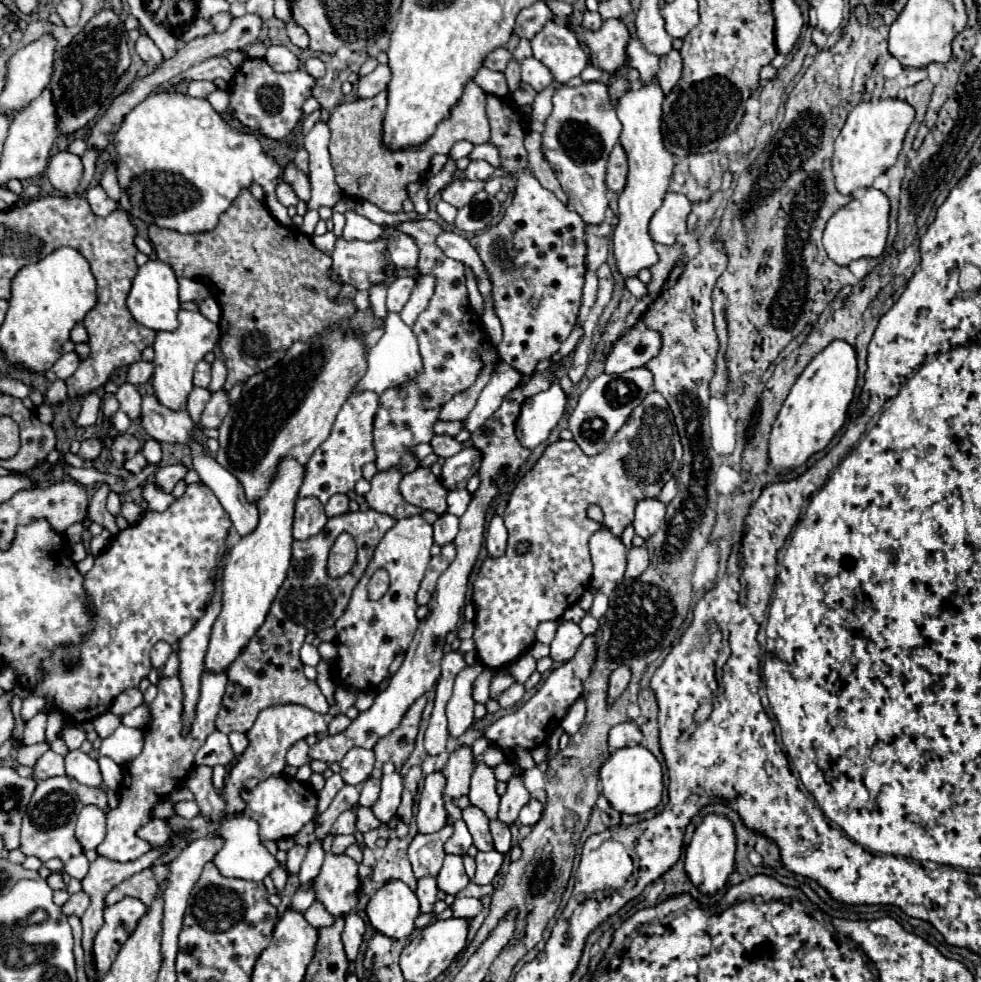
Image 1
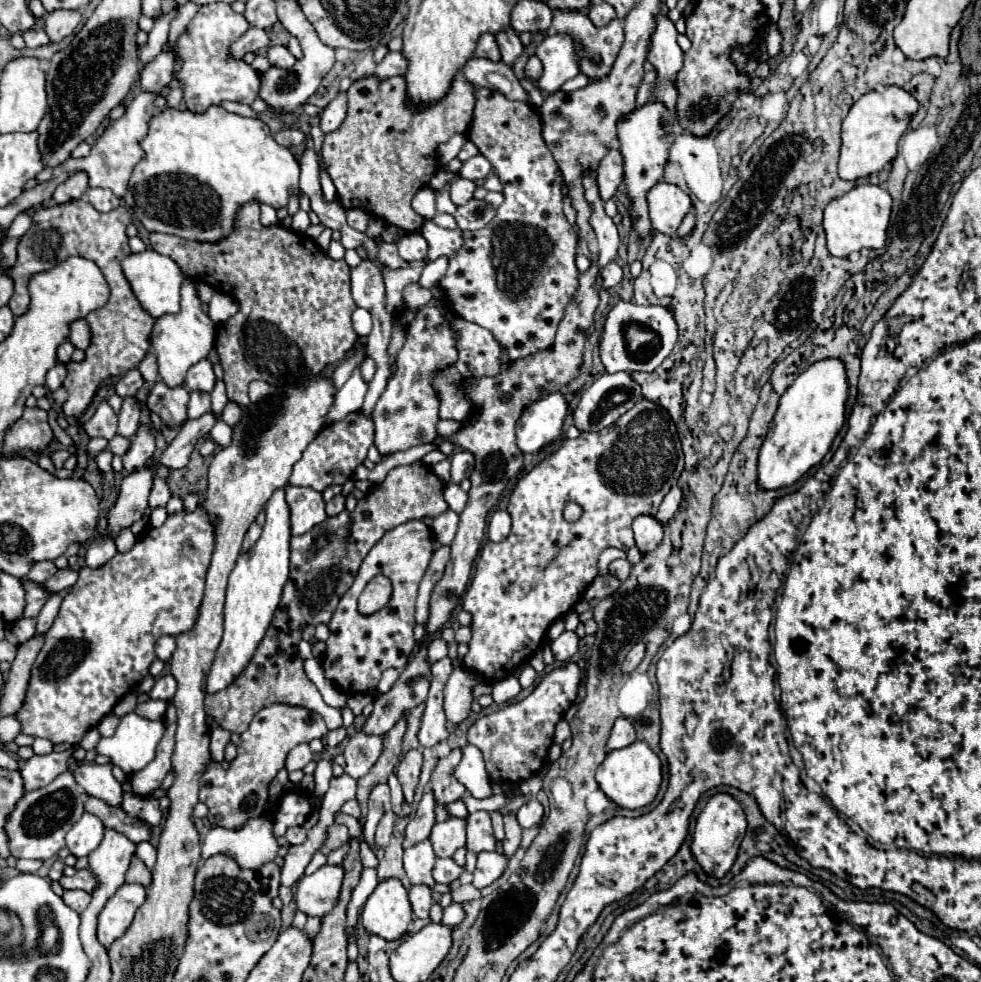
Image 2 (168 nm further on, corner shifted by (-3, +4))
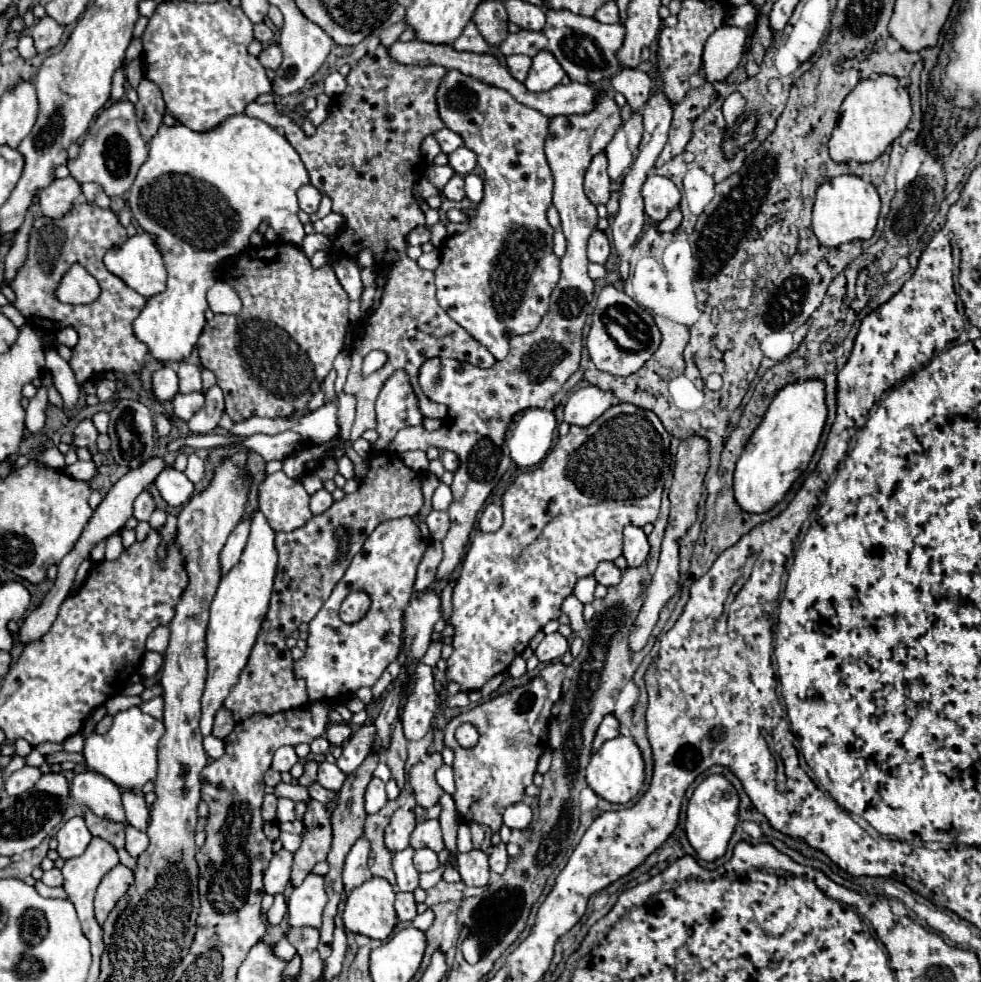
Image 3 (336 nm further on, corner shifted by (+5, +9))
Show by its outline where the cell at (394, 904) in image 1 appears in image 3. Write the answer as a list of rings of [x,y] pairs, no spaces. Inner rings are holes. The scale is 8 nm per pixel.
[[[373,877],[365,881],[347,895],[343,927],[351,933],[385,941],[397,923],[393,901],[395,891],[387,879]]]

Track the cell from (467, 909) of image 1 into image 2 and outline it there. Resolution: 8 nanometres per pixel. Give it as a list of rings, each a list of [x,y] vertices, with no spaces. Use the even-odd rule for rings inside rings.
[[[451,902],[451,904],[445,908],[445,914],[443,914],[443,920],[441,920],[441,922],[447,924],[447,926],[457,926],[457,924],[463,922],[463,918],[465,918],[463,904]]]

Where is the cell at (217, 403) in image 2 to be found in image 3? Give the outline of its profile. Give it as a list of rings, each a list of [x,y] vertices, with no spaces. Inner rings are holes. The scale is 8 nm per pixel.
[[[215,385],[215,387],[211,387],[211,391],[207,391],[203,409],[187,423],[191,433],[211,433],[219,425],[223,411],[225,411],[223,391]]]

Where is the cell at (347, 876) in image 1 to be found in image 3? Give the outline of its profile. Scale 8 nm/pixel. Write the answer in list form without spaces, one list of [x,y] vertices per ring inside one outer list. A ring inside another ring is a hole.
[[[309,873],[307,879],[293,889],[287,901],[287,923],[291,927],[321,927],[321,913],[327,903],[323,877]]]

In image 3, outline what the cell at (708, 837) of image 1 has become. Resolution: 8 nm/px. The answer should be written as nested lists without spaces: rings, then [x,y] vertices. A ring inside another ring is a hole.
[[[709,775],[695,787],[693,797],[689,799],[689,805],[687,805],[685,831],[691,847],[697,851],[697,855],[703,861],[715,861],[725,855],[727,843],[739,821],[737,807],[739,807],[739,795],[723,775]]]

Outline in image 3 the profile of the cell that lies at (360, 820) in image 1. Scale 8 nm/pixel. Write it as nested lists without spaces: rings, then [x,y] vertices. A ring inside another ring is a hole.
[[[317,781],[311,783],[311,785],[307,787],[307,791],[309,791],[309,795],[311,795],[315,801],[319,801],[319,803],[327,803],[327,799],[335,799],[335,797],[337,797],[333,791],[321,787]]]

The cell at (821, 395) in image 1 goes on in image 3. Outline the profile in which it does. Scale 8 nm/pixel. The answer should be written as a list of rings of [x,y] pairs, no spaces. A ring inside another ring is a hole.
[[[819,379],[791,383],[791,387],[783,387],[783,391],[775,395],[763,423],[751,435],[735,467],[733,493],[743,511],[755,515],[767,513],[785,497],[793,481],[807,469],[821,439],[825,419],[825,385]]]

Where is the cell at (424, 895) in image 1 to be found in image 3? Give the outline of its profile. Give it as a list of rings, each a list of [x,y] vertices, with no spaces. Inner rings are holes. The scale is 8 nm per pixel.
[[[397,893],[395,911],[397,911],[399,921],[411,921],[417,915],[415,907],[417,907],[417,903],[413,899],[413,893]]]

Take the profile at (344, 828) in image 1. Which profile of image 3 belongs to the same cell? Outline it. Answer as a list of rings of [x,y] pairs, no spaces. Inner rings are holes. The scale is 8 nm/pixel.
[[[307,801],[303,825],[303,843],[295,851],[291,867],[293,887],[299,887],[303,883],[303,879],[311,873],[315,863],[327,859],[327,851],[331,847],[331,815],[323,811],[323,805],[319,801]]]

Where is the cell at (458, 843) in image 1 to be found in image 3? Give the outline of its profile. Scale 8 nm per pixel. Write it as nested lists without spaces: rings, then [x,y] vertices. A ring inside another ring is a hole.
[[[423,821],[419,823],[413,833],[411,833],[411,841],[409,845],[413,849],[419,849],[419,847],[427,847],[435,853],[439,853],[443,849],[443,837],[441,837],[441,827],[439,827],[439,821]]]

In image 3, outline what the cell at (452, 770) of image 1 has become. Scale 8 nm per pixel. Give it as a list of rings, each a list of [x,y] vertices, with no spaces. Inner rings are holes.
[[[431,753],[425,763],[419,761],[409,771],[409,783],[413,787],[417,805],[421,805],[425,809],[433,807],[439,801],[439,797],[443,795],[443,789],[435,781],[435,771],[441,767],[441,763],[443,763],[441,755],[439,753]]]

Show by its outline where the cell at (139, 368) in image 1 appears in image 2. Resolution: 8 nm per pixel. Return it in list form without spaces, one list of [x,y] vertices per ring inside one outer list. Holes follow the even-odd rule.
[[[131,368],[123,378],[119,378],[119,382],[115,384],[115,392],[125,398],[125,396],[135,396],[135,392],[143,386],[143,376],[137,368]]]

